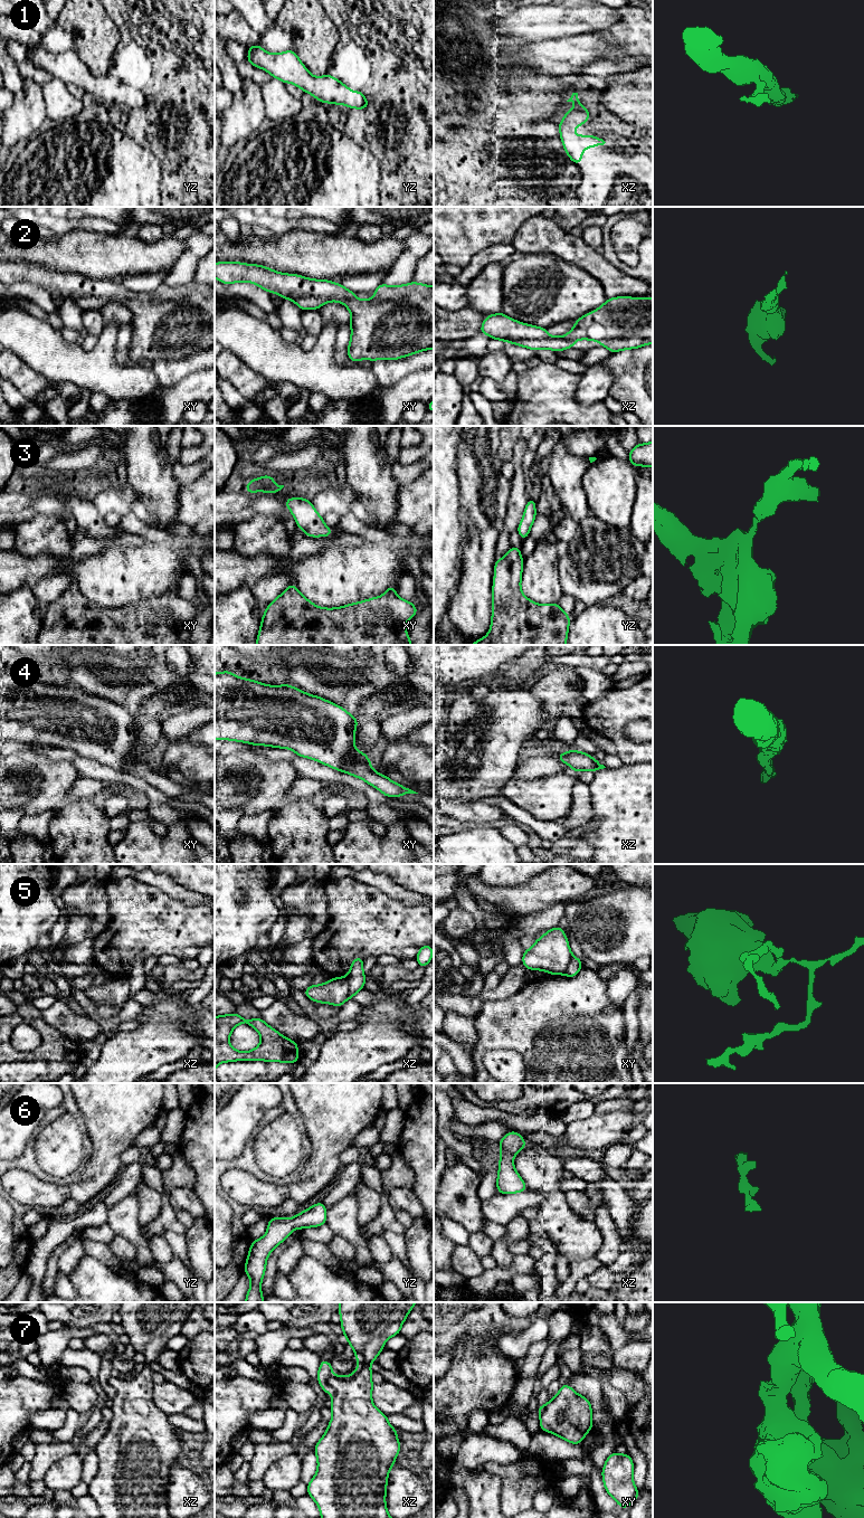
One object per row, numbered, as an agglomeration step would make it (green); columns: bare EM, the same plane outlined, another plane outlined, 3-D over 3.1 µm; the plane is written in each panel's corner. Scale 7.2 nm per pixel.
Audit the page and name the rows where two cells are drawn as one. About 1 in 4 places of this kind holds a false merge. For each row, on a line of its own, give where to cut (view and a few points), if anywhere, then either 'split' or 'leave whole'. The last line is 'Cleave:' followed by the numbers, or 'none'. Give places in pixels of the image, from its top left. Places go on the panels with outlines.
1: no cut; leave whole
2: no cut; leave whole
3: no cut; leave whole
4: no cut; leave whole
5: cut in xz along (344, 977), (348, 984), (349, 998); split
6: no cut; leave whole
7: cut in xz along (328, 1377), (326, 1384), (333, 1392); split
Cleave: 5, 7

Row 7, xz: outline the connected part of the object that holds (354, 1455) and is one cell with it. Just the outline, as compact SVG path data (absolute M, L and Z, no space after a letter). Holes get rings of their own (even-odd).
M339 1302L341 1327L348 1344L353 1348L358 1360L357 1369L348 1376L334 1375L326 1379L333 1389L331 1397L332 1420L326 1432L316 1443L314 1453L317 1459L317 1471L307 1483L307 1495L317 1503L321 1518L391 1518L386 1506L387 1482L390 1469L400 1452L398 1431L388 1422L388 1415L380 1412L372 1403L370 1364L384 1349L384 1341L400 1334L403 1321L417 1302Z

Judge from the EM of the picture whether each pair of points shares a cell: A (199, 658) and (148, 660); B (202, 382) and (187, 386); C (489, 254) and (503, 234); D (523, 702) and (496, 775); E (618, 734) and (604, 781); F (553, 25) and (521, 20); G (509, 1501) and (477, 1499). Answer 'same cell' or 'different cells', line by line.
A: different cells
B: same cell
C: different cells
D: same cell
E: different cells
F: same cell
G: different cells

